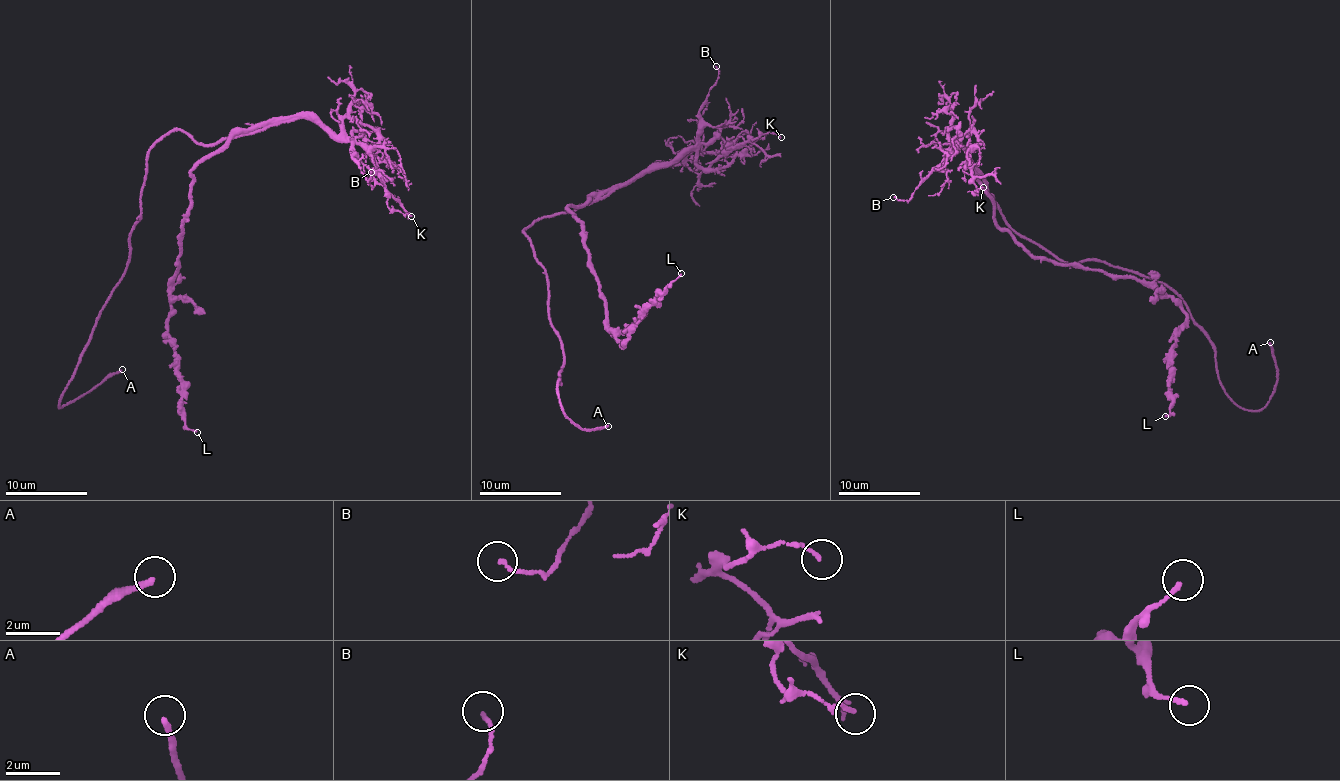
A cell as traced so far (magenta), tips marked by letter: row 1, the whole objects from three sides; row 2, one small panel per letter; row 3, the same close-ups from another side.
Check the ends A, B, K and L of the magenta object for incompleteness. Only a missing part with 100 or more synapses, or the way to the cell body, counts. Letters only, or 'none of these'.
A

